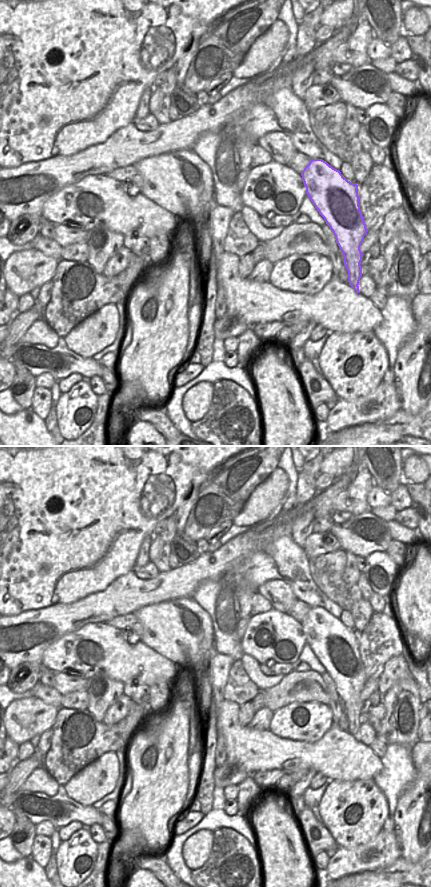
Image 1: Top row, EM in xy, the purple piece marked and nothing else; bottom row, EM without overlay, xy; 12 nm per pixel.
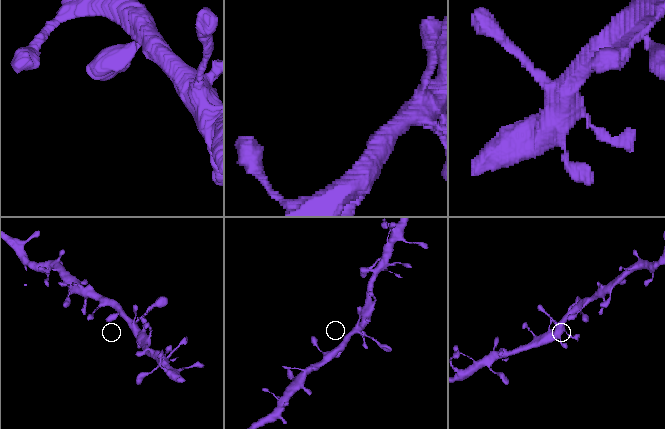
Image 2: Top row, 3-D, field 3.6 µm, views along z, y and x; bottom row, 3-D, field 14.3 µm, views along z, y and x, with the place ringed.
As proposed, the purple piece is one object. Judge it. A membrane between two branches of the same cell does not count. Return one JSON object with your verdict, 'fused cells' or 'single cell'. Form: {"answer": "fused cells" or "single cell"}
{"answer": "single cell"}

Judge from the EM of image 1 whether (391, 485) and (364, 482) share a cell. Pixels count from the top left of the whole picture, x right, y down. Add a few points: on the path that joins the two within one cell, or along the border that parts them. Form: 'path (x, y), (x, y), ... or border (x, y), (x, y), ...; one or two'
border (364, 462), (375, 485); two

